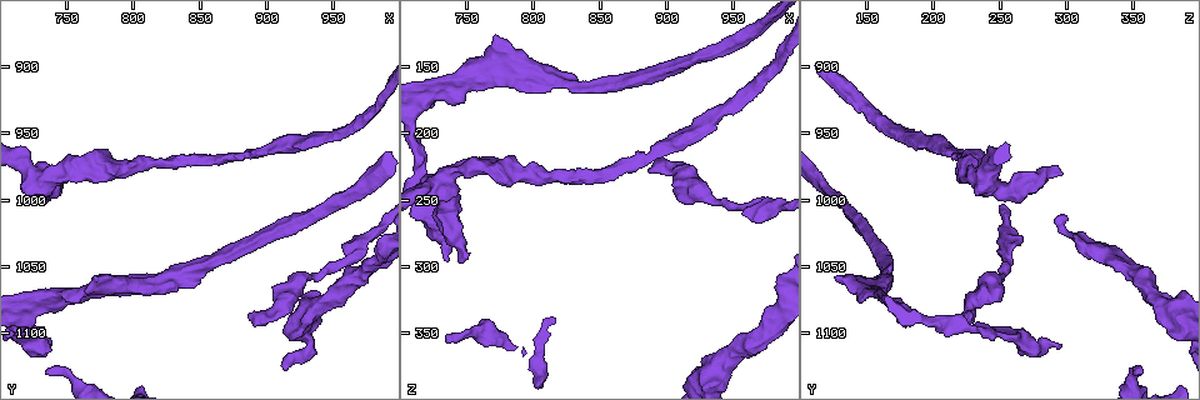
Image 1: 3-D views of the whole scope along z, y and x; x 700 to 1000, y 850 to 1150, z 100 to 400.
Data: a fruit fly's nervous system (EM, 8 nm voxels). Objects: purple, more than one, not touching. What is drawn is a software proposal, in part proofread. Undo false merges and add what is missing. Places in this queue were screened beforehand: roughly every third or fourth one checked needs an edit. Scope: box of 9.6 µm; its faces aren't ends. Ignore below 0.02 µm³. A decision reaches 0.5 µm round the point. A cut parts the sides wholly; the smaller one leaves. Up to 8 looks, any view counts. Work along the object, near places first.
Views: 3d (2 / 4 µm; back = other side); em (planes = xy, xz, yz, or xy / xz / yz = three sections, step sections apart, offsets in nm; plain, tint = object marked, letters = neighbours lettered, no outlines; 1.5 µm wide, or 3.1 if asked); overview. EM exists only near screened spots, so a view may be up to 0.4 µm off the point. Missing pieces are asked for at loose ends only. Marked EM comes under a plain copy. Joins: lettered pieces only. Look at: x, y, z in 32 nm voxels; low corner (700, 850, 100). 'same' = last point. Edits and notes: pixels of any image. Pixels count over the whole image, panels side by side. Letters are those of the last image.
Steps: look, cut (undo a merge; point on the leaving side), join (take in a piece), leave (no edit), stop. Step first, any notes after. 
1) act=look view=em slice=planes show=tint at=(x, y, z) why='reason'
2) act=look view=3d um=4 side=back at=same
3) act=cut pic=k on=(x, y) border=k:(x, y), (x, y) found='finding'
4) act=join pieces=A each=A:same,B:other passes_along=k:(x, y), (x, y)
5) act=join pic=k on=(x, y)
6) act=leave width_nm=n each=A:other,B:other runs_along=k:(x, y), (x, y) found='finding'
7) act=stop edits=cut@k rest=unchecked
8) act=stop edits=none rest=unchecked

act=look view=em slice=xy step=4 show=tint at=(734, 1110, 294) why='branch stops here'

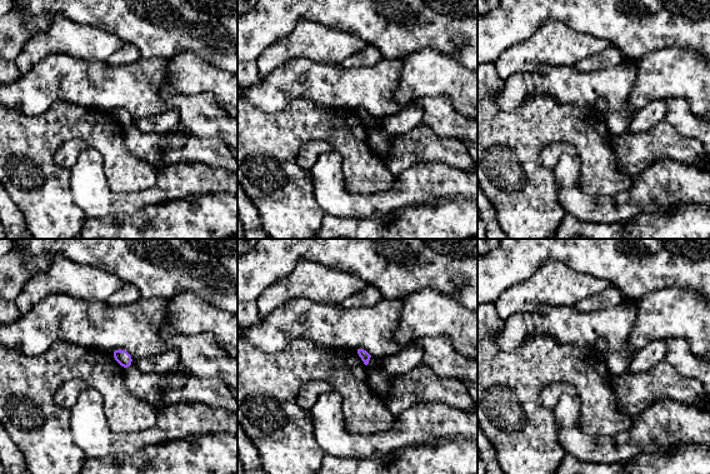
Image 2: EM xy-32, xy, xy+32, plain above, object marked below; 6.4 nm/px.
act=look view=em slice=planes show=tint at=same why='cut it another way'

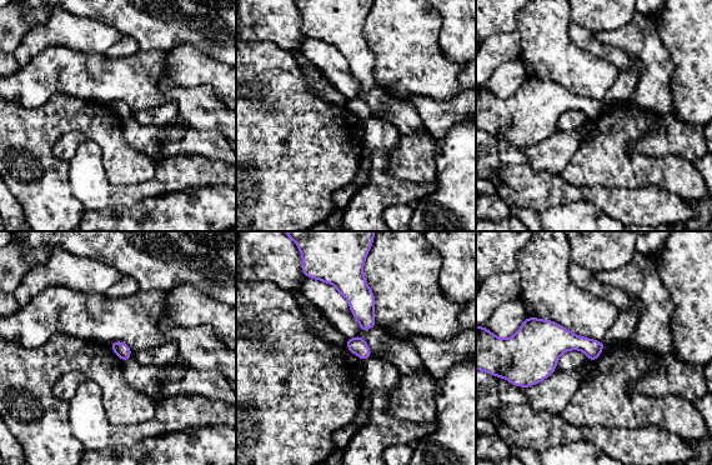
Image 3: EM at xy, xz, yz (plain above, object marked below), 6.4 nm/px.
act=look view=em slice=planes show=letters at=same

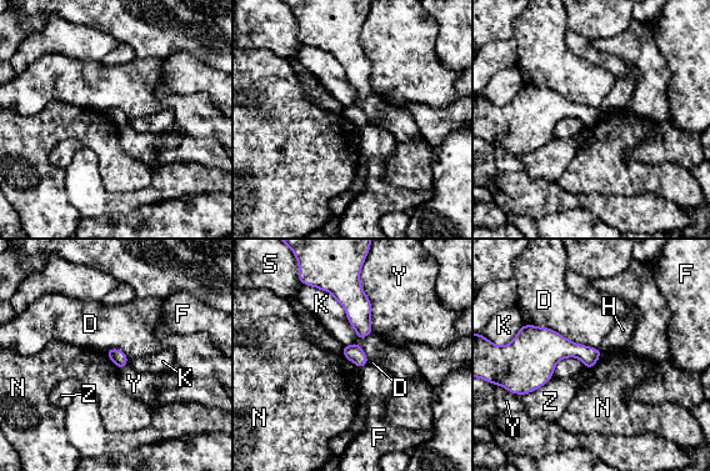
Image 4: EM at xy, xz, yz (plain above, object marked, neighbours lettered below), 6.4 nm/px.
act=leave each=D:other,F:other,H:other,K:other,N:other,S:other,Y:other,Z:other found='no lettered piece goes on from it'

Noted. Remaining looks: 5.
act=look view=3d um=2 side=back at=(732, 1130, 352) why='an open end'

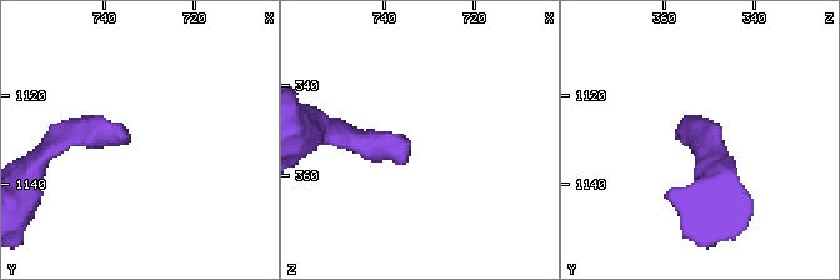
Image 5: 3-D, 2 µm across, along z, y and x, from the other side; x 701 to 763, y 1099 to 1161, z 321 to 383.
act=look view=em slice=yz step=8 show=letters at=(733, 1130, 353)

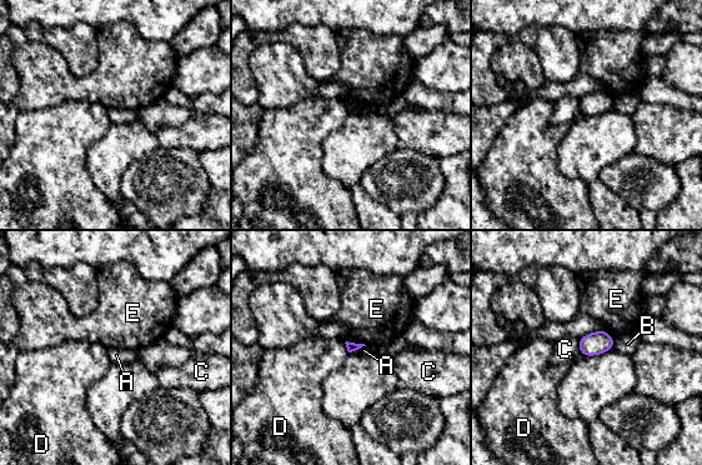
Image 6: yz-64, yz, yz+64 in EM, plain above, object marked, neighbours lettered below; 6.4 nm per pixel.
act=look view=em slice=planes show=letters at=same why='cut it another way'

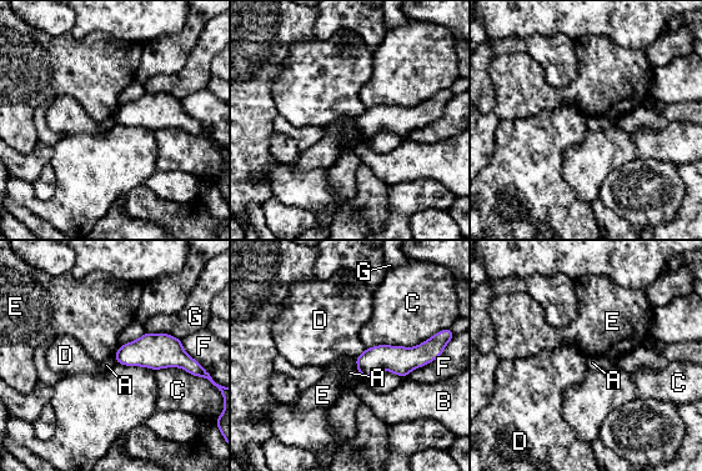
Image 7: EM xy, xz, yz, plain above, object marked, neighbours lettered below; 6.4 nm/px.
act=leave width_nm=160 longest_contact=C:440nm each=A:other,B:other,C:other,D:other,E:other,F:other,G:other found='no lettered piece goes on from it'

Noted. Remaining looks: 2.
act=look view=3d um=2 at=(748, 974, 296) why='an open end'

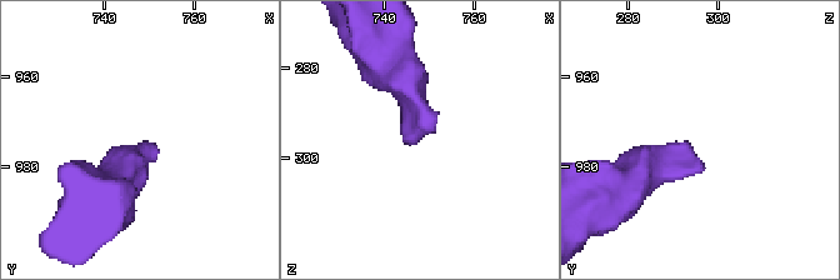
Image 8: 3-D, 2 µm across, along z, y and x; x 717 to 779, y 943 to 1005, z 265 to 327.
act=look view=em slice=planes show=letters at=(751, 975, 294)

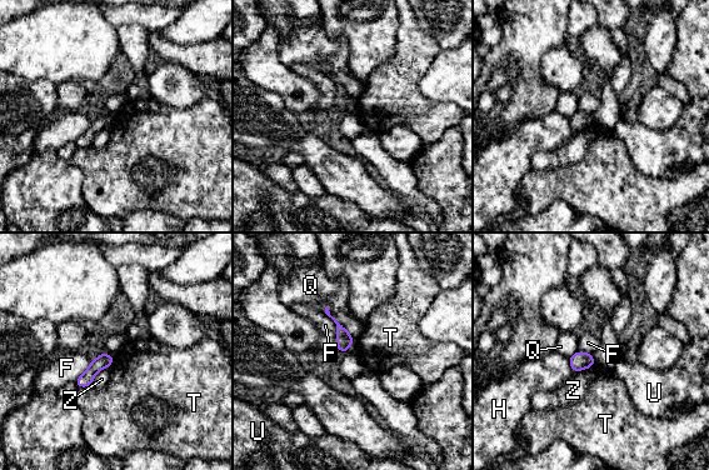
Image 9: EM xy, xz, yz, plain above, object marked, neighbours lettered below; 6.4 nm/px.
act=leave each=F:other,H:other,Q:other,T:other,U:other,Z:other border=9:(325, 313), (335, 324), (335, 345) found='none of them fits'

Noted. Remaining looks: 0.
act=stop edits=none rest=unchecked

